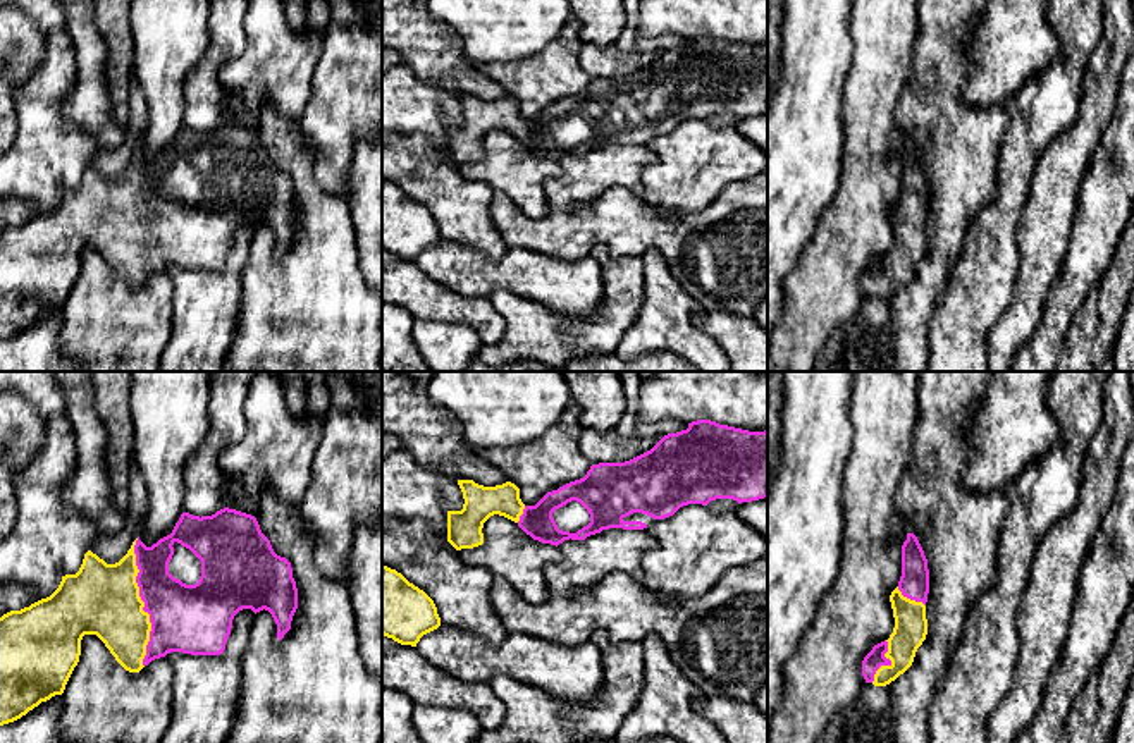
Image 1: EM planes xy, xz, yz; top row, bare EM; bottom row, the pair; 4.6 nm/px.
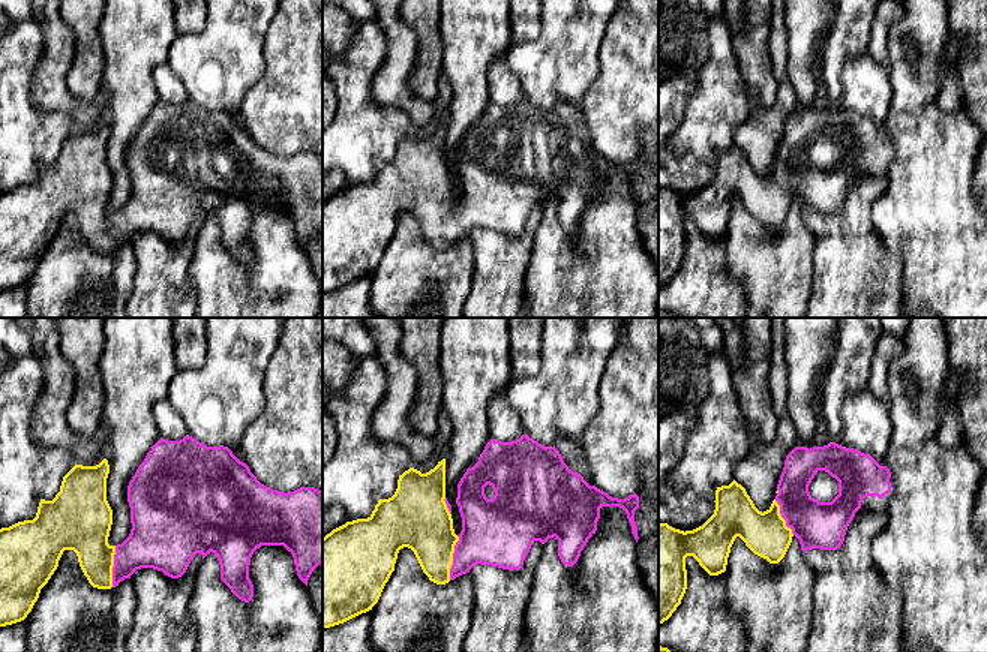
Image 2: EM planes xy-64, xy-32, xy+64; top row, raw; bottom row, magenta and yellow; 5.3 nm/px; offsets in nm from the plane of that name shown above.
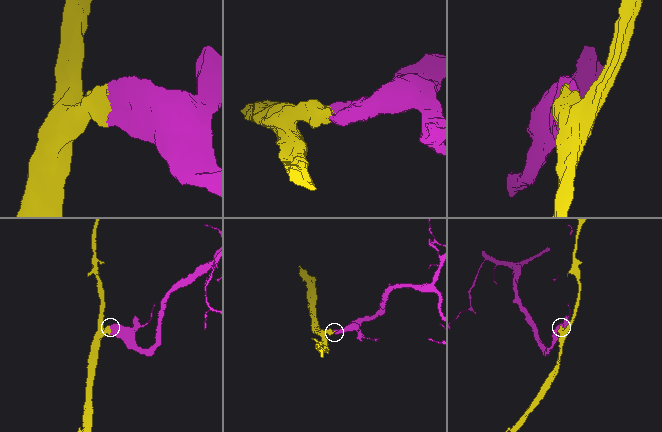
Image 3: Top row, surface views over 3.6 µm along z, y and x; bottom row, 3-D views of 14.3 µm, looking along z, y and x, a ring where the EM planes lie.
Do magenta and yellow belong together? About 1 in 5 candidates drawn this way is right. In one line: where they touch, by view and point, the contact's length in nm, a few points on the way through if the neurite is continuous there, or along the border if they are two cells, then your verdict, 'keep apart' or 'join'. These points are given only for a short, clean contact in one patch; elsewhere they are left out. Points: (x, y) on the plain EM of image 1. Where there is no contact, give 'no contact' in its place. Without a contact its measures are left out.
contact xy (143, 215); length 600 nm; join

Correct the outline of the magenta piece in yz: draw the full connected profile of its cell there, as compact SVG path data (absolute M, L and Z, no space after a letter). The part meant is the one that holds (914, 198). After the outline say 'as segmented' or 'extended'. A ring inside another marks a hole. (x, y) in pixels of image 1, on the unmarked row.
M914 148L902 160L902 191L890 217L895 243L888 255L872 261L862 275L866 298L886 301L914 277L917 263L928 249L926 217L929 184L924 165Z; extended

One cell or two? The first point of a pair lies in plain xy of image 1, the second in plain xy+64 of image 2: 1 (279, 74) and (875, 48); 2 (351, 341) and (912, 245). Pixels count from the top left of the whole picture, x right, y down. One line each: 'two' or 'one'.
1: one
2: one

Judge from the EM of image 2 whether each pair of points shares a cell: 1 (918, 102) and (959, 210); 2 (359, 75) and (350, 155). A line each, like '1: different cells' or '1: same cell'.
1: same cell
2: same cell

